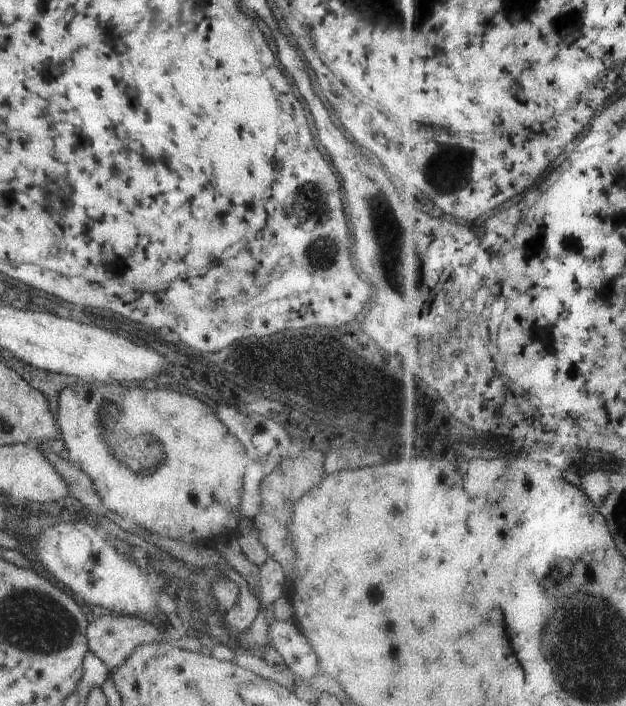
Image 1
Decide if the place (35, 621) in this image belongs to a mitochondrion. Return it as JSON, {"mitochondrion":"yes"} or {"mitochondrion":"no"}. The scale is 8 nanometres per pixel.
{"mitochondrion":"yes"}

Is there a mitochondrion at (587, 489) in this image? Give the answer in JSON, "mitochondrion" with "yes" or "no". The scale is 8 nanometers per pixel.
{"mitochondrion":"no"}

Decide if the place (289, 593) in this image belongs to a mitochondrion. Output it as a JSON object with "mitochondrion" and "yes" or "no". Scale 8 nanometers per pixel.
{"mitochondrion":"no"}

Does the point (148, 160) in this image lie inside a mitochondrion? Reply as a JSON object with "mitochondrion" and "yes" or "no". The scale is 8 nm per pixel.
{"mitochondrion":"no"}

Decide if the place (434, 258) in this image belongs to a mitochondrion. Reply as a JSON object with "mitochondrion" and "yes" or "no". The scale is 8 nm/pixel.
{"mitochondrion":"no"}

